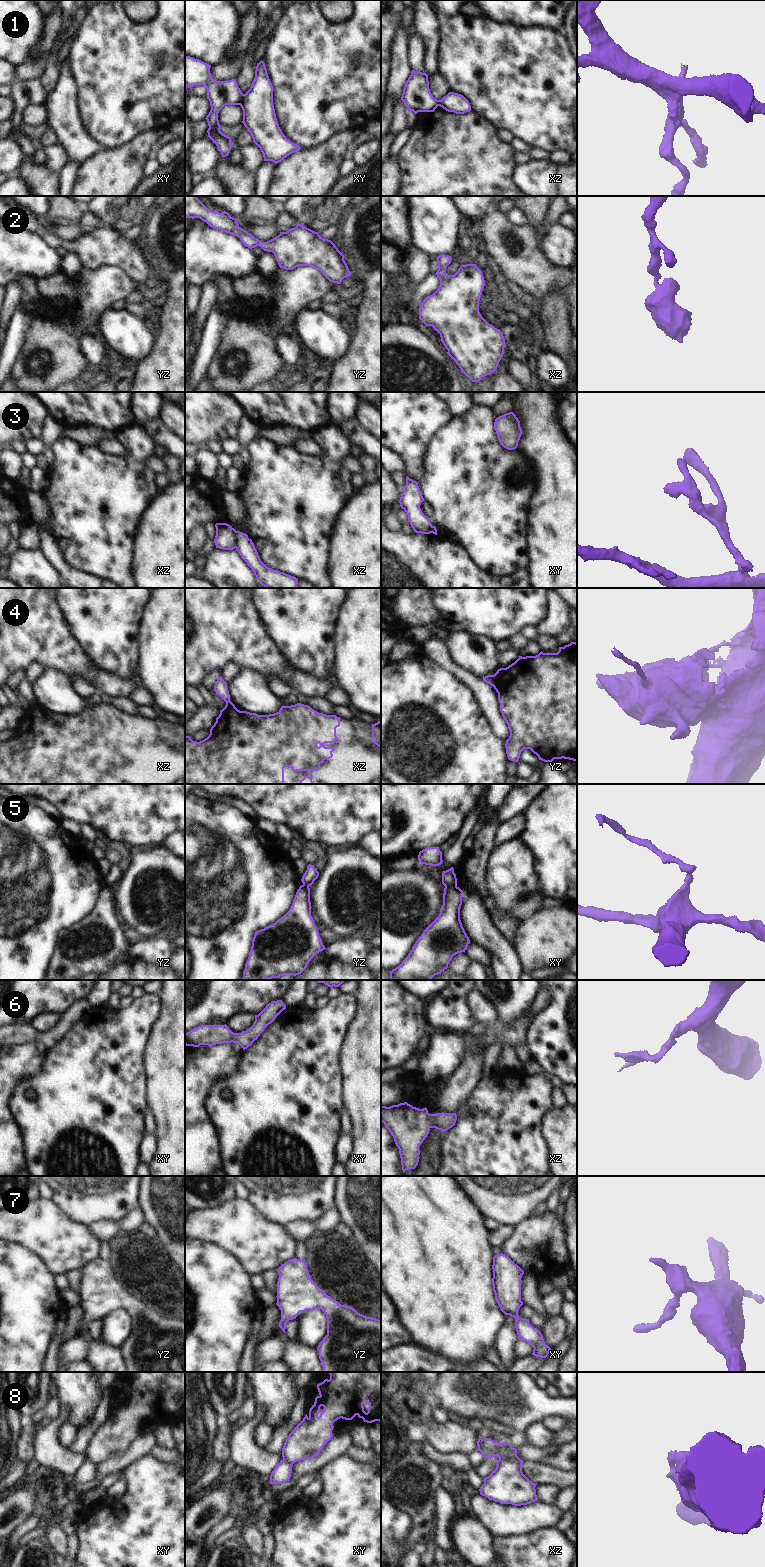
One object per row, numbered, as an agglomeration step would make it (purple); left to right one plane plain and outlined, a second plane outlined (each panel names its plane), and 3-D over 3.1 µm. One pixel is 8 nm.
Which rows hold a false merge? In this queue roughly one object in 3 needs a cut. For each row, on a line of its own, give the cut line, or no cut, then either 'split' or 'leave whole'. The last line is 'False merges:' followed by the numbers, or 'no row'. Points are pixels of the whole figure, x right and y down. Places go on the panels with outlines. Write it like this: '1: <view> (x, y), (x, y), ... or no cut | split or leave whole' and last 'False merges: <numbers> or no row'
1: xy (243, 94), (238, 104) | split
2: no cut | leave whole
3: xz (236, 531), (235, 547) | split
4: yz (493, 675), (494, 686) | split
5: xy (445, 885), (456, 887) | split
6: no cut | leave whole
7: no cut | leave whole
8: xy (283, 1459), (291, 1465) | split
False merges: 1, 3, 4, 5, 8

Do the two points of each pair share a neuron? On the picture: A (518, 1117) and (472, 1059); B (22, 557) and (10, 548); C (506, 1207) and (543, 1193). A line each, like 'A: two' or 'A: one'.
A: two
B: two
C: one

